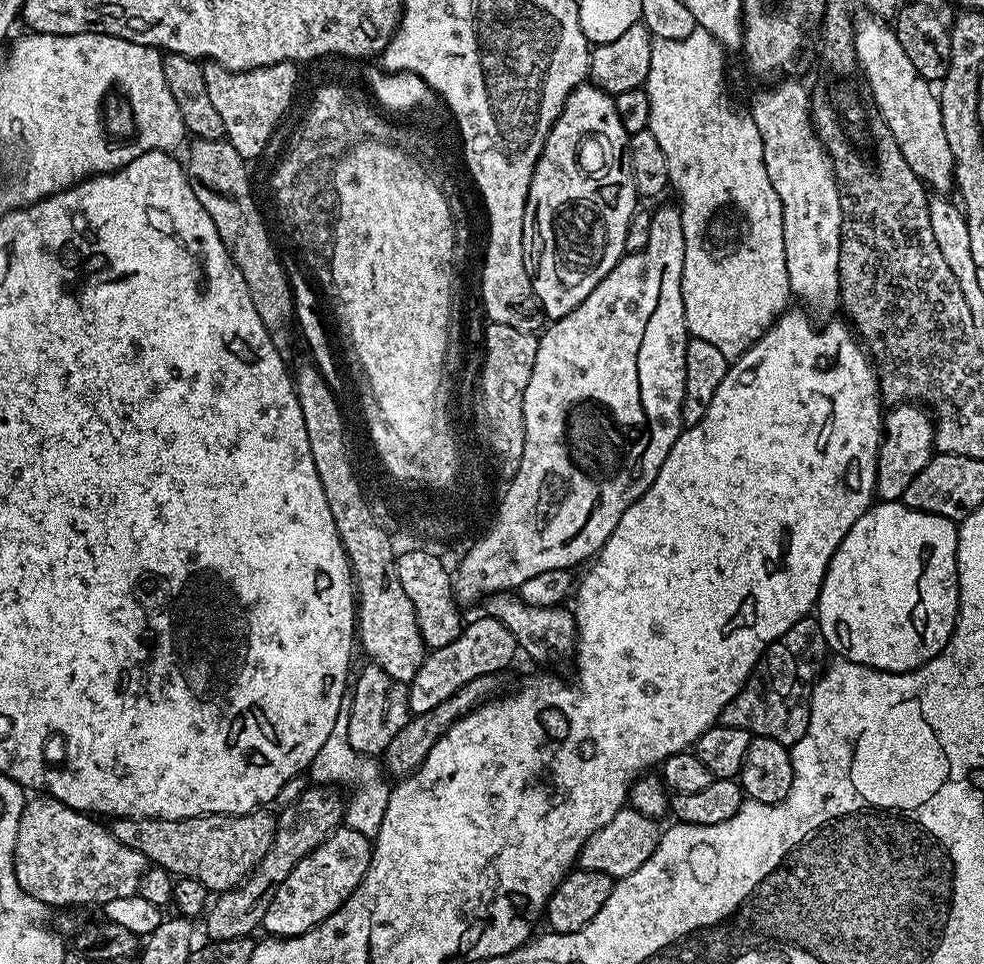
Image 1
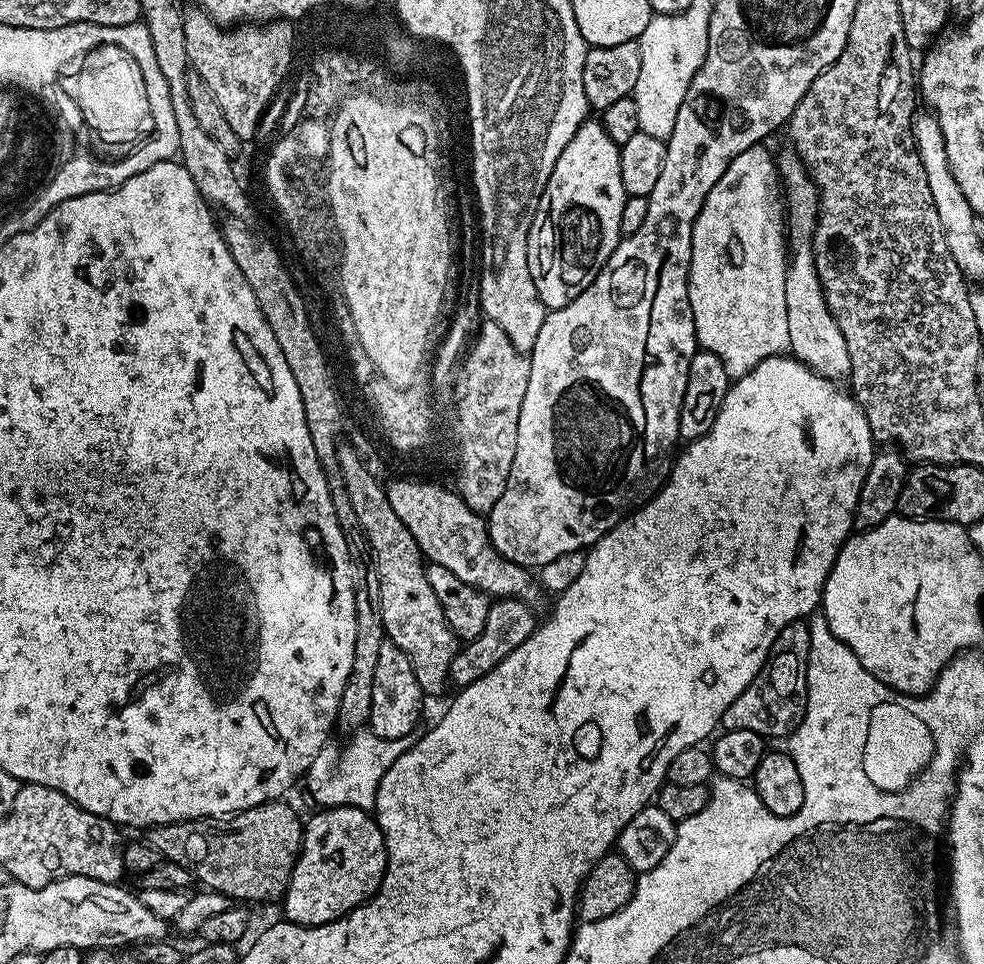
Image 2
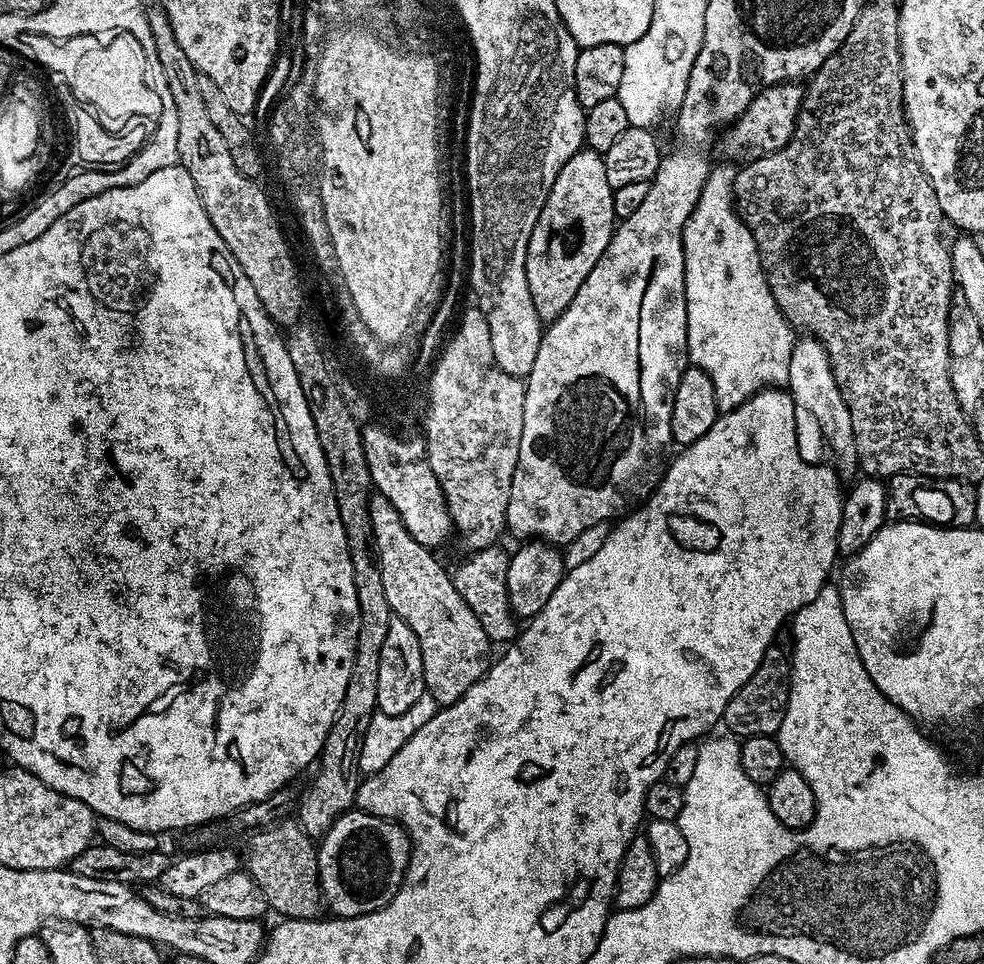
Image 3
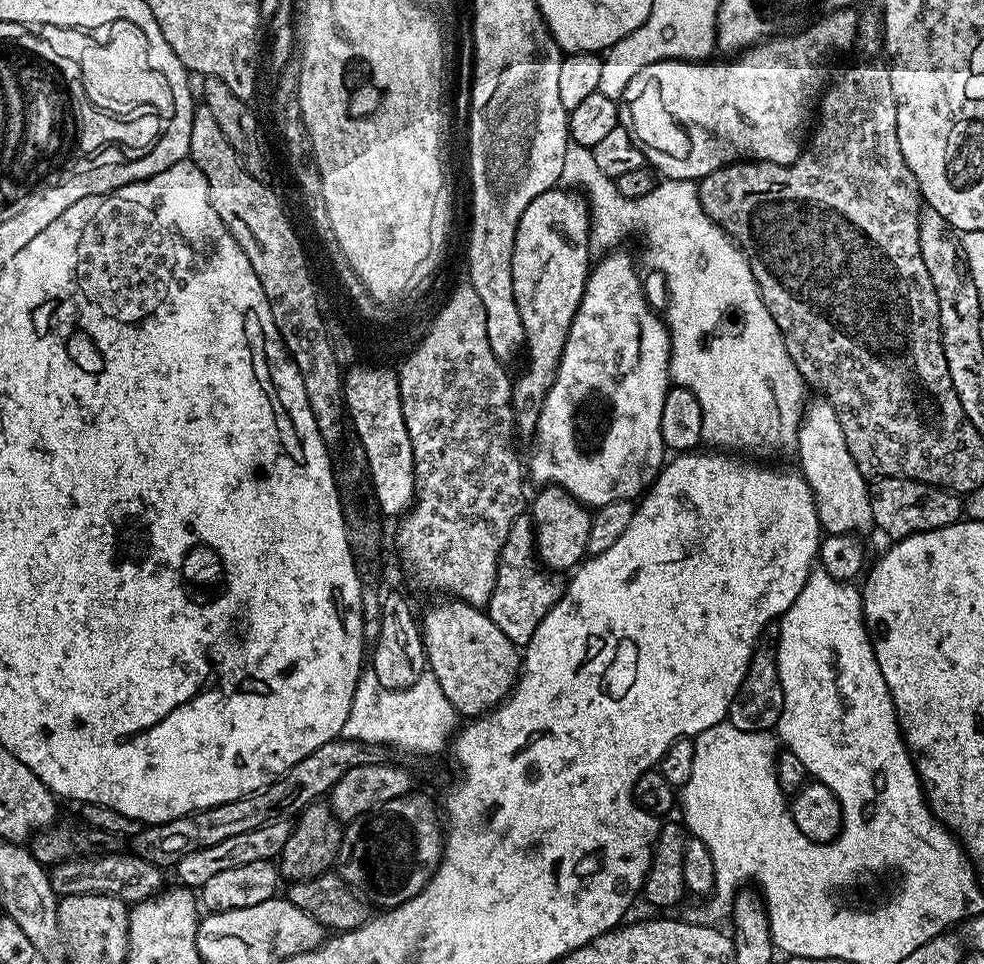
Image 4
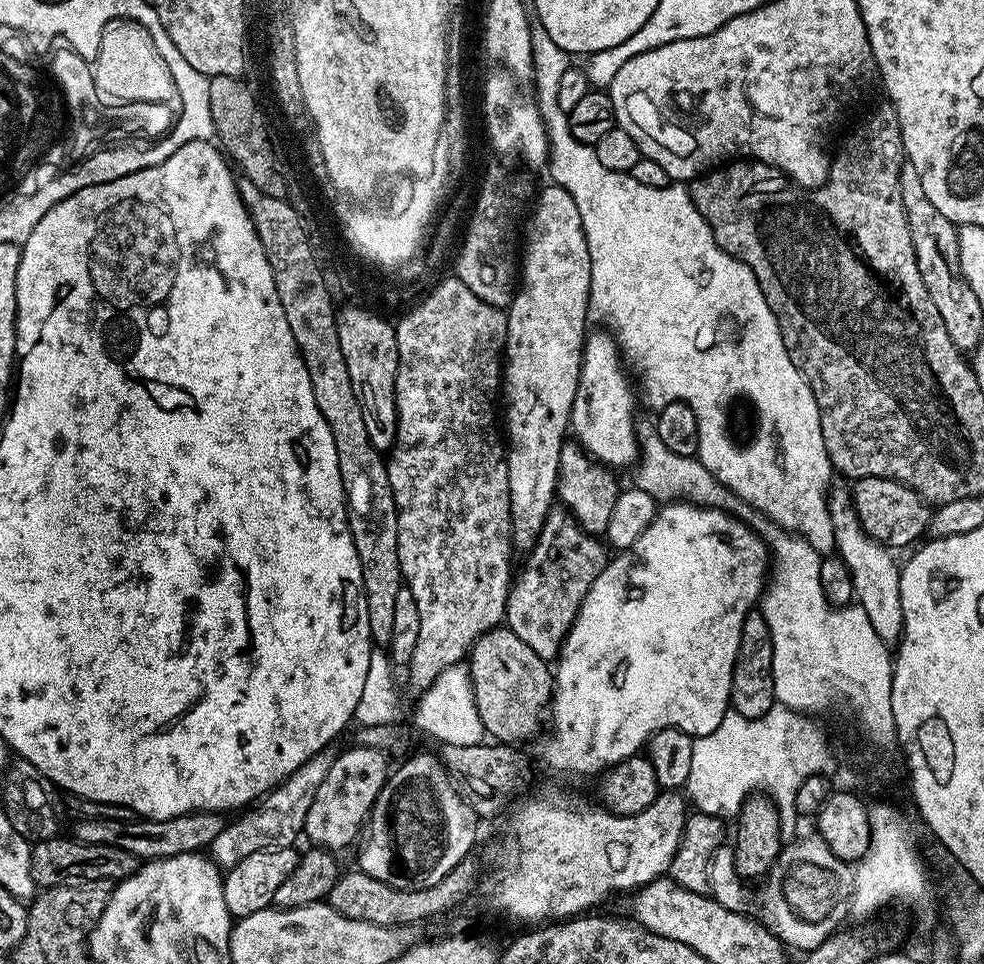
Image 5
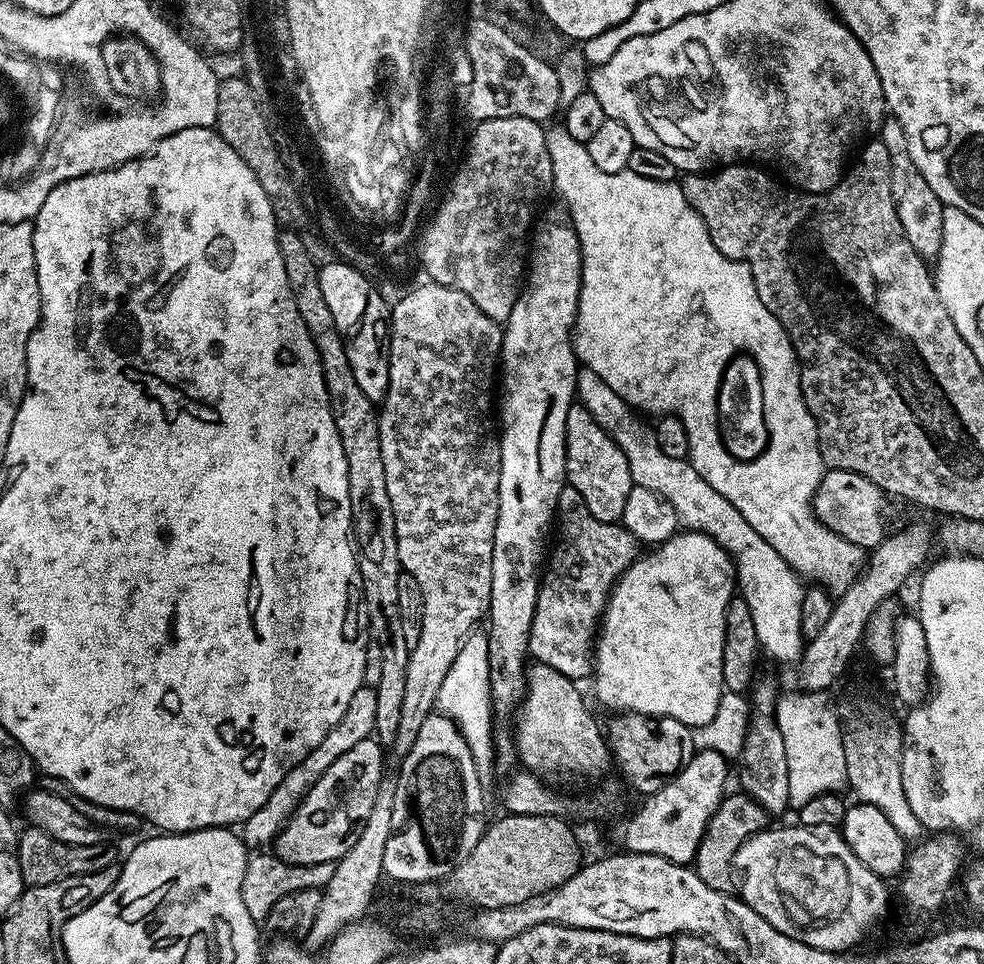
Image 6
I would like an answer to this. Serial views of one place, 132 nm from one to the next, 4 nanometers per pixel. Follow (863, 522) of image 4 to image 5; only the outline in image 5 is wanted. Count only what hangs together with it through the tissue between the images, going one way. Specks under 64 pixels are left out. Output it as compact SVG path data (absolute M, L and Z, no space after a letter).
M833 487L828 493L828 509L830 510L830 522L834 526L834 536L836 538L835 551L841 560L846 562L846 566L852 575L854 590L856 591L855 599L858 601L860 608L866 610L867 616L870 617L870 623L874 625L874 630L882 642L892 646L900 639L904 633L904 619L902 618L902 594L900 593L900 569L901 565L896 564L893 549L889 548L887 543L876 540L860 524L860 515L856 513L856 503L852 500L852 493L847 487Z

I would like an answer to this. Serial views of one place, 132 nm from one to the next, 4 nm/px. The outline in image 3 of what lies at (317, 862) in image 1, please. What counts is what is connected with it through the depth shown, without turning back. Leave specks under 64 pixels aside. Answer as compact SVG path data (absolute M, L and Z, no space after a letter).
M359 810L343 812L334 822L334 826L330 826L328 833L319 841L316 850L320 894L327 911L329 908L332 911L329 913L336 918L361 916L389 904L394 894L398 894L400 883L404 881L404 871L408 869L408 859L411 853L412 844L399 824Z

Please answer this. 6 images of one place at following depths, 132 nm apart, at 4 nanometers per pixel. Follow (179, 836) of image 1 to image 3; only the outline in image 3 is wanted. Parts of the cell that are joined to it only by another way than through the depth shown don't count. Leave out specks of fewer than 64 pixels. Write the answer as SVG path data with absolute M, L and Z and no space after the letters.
M285 818L271 826L253 831L248 840L246 871L258 882L269 909L289 920L314 920L321 915L320 875L316 861L317 845L295 819Z

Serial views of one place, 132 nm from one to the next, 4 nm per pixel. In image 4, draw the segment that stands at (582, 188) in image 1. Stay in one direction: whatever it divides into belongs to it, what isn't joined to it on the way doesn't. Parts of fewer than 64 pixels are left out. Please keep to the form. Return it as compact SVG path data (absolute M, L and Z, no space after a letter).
M557 186L538 194L530 206L522 213L518 222L518 234L512 255L512 277L514 278L514 302L518 302L518 314L522 318L524 346L528 356L528 373L512 385L512 411L516 414L516 426L521 437L531 437L536 431L536 423L548 393L554 382L556 371L570 334L570 326L578 306L582 302L584 283L590 271L590 209L588 201L579 191Z

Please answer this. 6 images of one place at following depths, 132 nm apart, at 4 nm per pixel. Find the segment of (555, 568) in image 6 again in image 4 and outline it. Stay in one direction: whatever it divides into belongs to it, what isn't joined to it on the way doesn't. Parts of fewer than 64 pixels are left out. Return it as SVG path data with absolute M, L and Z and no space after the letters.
M522 514L514 518L514 526L510 526L510 534L506 534L506 542L500 551L496 581L486 605L487 614L494 626L498 626L498 630L502 630L502 634L506 634L512 644L528 644L530 638L534 638L534 630L542 618L546 618L546 614L559 602L562 584L552 576L555 575L551 571L538 567L531 515Z

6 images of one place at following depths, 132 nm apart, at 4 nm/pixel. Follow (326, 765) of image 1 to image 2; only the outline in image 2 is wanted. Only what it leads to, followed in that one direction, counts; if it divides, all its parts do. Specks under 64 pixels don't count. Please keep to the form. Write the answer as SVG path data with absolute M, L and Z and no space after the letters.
M356 730L351 733L348 745L344 748L344 753L340 756L340 761L336 764L336 769L332 772L329 780L324 780L320 784L319 763L308 767L306 781L308 788L312 791L312 796L317 800L317 805L325 808L337 808L338 806L354 806L365 810L372 810L376 807L376 791L382 782L382 774L386 767L384 760L384 748L386 741L378 738L370 730Z

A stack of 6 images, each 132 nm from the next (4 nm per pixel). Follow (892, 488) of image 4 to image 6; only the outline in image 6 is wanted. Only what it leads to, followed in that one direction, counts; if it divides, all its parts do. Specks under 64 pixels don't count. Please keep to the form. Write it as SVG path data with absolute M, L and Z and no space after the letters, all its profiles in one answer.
M828 468L820 480L818 490L812 496L812 512L834 534L846 538L854 546L871 550L877 548L889 535L888 520L884 515L888 512L889 497L870 478L857 472Z

